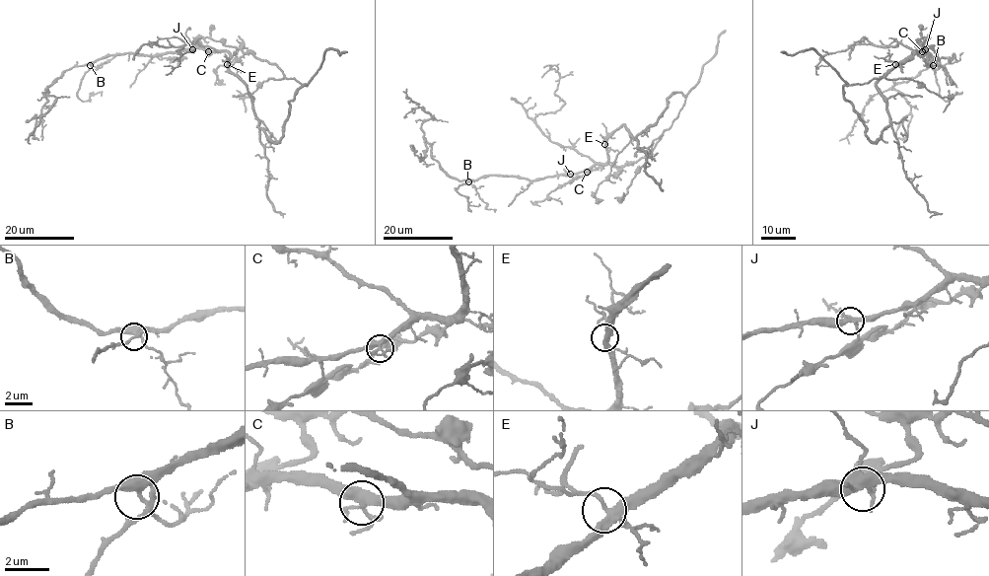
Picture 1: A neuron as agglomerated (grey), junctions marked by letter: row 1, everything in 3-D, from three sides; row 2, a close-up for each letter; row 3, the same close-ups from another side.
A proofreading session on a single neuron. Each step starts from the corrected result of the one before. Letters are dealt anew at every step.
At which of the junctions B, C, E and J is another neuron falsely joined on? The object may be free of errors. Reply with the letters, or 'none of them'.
none of them

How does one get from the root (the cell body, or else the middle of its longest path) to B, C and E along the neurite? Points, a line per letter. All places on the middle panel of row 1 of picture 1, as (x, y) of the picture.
B: (569, 175), (533, 180), (485, 175), (468, 181)
C: (569, 175), (587, 172)
E: (569, 175), (604, 164), (607, 160), (604, 144)

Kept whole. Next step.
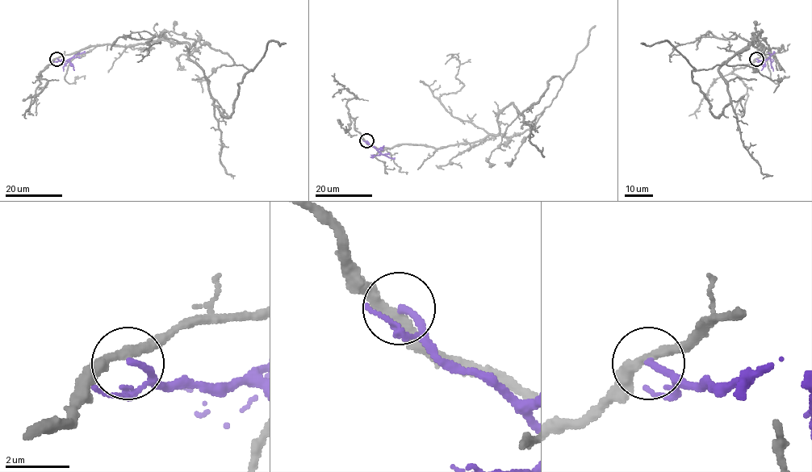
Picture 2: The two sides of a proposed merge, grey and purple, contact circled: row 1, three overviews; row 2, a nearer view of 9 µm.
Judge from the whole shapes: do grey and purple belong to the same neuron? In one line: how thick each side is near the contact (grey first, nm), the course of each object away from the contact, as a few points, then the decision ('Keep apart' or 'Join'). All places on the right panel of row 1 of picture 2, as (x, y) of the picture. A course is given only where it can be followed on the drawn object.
Thickness 320 nm (grey) against 200 nm. Course of grey: (756, 59), (764, 53), (756, 31), (747, 49), (723, 64), (701, 70), (668, 42), (641, 43). Course of purple: (756, 59), (765, 60), (774, 53). Keep apart

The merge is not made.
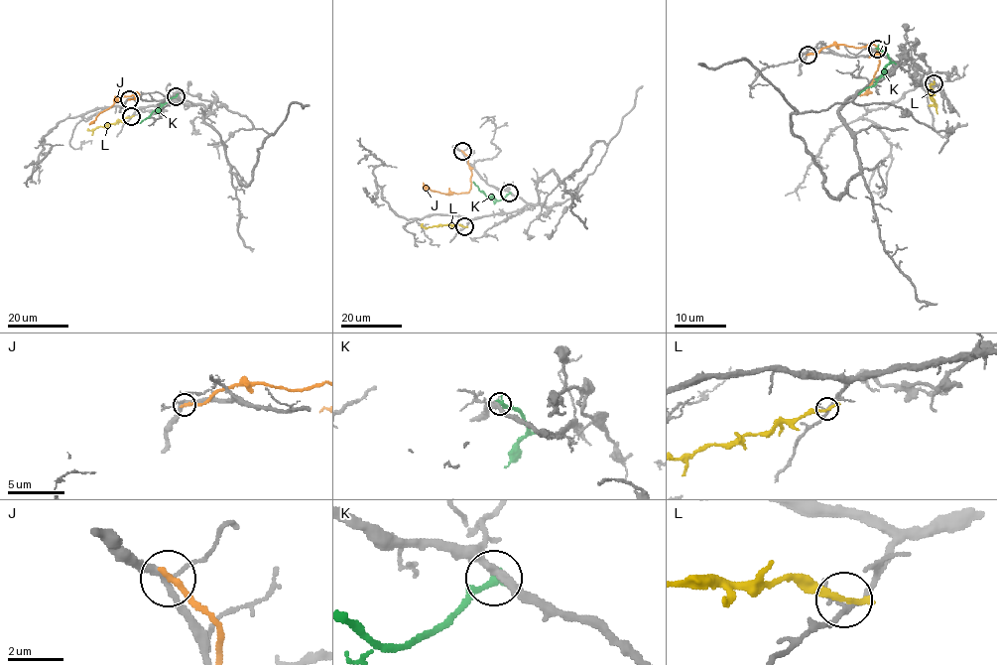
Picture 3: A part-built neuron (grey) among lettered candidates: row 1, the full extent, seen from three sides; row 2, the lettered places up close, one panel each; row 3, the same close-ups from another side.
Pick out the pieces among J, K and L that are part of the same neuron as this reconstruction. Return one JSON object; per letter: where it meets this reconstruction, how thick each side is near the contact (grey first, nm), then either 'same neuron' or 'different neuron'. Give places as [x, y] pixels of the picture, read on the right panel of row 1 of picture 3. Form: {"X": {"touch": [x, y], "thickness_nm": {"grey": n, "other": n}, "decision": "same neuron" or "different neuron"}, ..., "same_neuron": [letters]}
{"J": {"touch": [808, 55], "thickness_nm": {"grey": 220, "other": 240}, "decision": "different neuron"}, "K": {"touch": [877, 49], "thickness_nm": {"grey": 280, "other": 280}, "decision": "different neuron"}, "L": {"touch": [934, 83], "thickness_nm": {"grey": 160, "other": 260}, "decision": "different neuron"}, "same_neuron": []}

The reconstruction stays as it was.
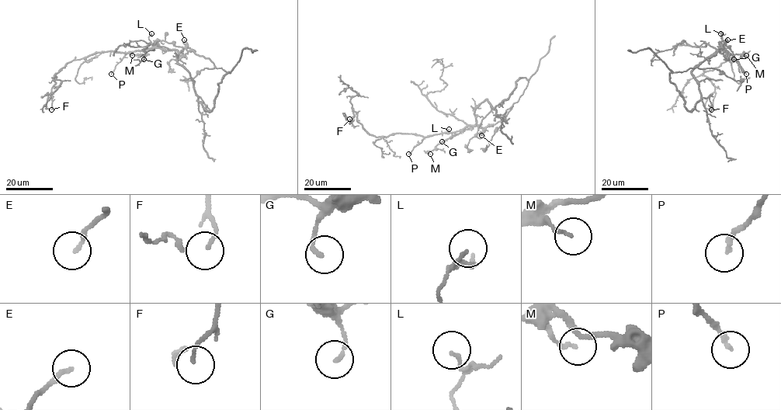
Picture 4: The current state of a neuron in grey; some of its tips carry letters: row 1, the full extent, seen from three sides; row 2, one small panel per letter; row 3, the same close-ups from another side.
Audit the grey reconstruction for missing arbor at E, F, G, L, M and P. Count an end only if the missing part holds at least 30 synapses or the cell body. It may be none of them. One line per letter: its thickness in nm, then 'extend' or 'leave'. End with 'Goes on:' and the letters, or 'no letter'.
E: 150 nm thick; leave
F: 80 nm thick; leave
G: 160 nm thick; leave
L: 130 nm thick; leave
M: 140 nm thick; leave
P: 180 nm thick; leave
Goes on: no letter

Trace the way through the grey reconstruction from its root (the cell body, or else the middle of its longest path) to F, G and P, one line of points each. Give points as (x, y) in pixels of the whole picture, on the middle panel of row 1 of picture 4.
F: (450, 133), (426, 137), (393, 133), (376, 137), (363, 128), (353, 110), (352, 120), (349, 123), (349, 119)
G: (450, 133), (452, 135), (442, 141)
P: (450, 133), (425, 137), (408, 154)

